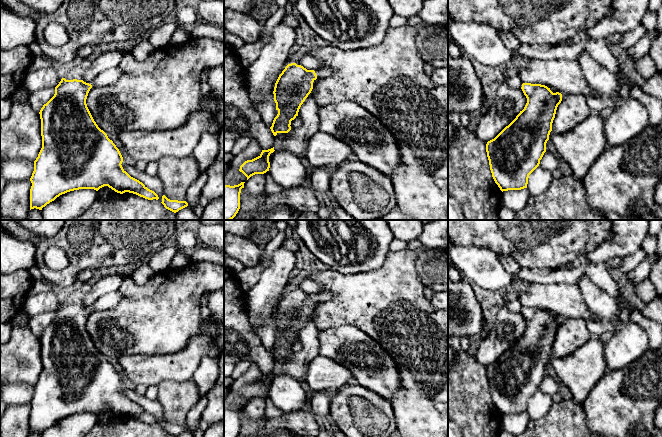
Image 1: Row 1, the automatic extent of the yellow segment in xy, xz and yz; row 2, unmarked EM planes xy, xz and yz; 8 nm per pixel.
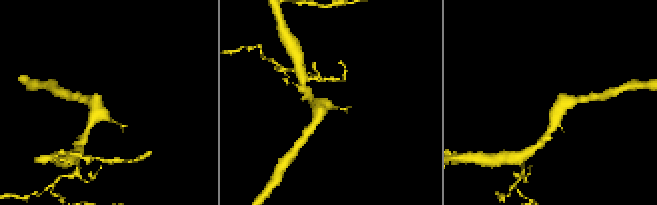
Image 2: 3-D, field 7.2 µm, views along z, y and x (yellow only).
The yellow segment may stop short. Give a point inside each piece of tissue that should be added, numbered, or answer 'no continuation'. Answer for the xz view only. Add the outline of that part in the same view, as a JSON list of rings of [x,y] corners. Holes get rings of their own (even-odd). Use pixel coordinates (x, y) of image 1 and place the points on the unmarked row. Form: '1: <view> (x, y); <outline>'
1: xz (322, 296); [[[320,292],[314,295],[317,299],[317,302],[328,301],[333,297],[332,293],[330,292]]]

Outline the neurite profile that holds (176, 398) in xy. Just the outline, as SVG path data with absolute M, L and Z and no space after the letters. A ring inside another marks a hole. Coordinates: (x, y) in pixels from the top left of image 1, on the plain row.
M165 380L157 387L157 400L163 408L164 419L170 424L186 425L187 413L200 398L196 384L192 380Z

